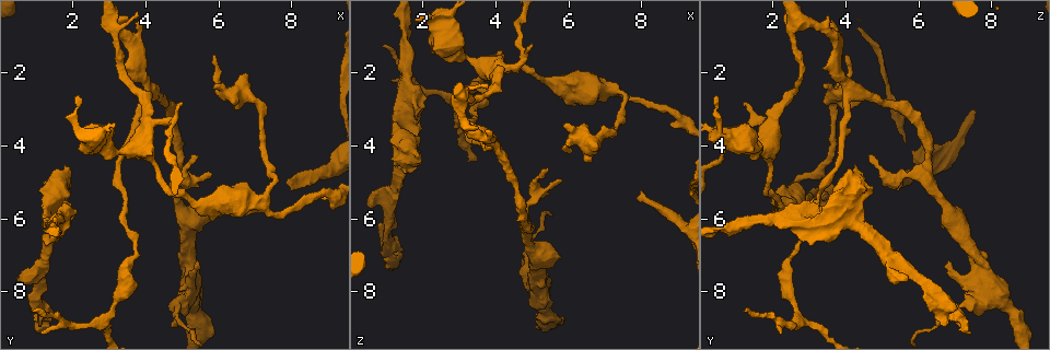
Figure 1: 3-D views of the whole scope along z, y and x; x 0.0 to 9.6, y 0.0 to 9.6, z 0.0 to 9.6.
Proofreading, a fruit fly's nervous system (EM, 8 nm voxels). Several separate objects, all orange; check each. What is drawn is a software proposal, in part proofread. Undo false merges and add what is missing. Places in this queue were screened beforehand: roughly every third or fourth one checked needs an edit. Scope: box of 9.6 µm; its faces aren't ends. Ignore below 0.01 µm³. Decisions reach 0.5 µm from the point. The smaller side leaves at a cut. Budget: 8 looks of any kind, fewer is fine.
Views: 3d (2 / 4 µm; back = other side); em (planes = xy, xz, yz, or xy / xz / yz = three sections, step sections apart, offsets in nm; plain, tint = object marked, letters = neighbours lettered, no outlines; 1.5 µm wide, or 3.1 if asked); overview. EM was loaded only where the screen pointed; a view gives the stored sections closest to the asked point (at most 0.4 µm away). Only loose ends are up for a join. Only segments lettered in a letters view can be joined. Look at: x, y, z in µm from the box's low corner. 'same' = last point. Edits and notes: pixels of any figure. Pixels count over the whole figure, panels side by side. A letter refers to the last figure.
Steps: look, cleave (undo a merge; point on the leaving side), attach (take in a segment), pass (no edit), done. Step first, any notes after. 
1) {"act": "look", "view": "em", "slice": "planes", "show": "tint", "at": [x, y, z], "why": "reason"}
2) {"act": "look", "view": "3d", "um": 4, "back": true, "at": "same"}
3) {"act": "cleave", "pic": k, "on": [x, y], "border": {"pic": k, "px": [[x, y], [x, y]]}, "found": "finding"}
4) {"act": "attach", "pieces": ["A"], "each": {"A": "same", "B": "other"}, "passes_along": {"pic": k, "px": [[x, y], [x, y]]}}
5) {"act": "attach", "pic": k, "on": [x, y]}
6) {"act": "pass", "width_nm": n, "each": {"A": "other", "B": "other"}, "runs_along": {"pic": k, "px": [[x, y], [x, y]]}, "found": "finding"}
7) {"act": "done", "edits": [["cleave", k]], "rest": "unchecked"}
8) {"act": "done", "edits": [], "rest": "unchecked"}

{"act": "look", "view": "3d", "um": 4, "at": [8.00, 5.20, 5.40], "why": "branch stops here"}

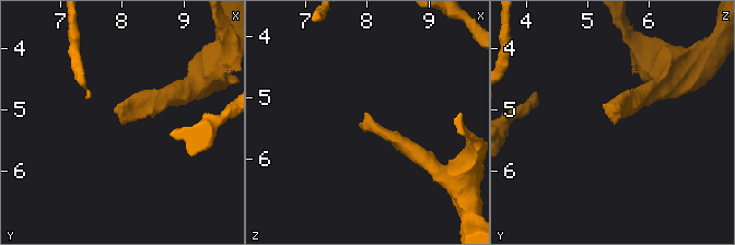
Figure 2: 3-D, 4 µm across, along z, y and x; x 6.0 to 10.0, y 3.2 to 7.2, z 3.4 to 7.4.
{"act": "look", "view": "em", "slice": "planes", "show": "tint", "at": [8.00, 5.20, 5.40], "why": "shape alone is not enough"}

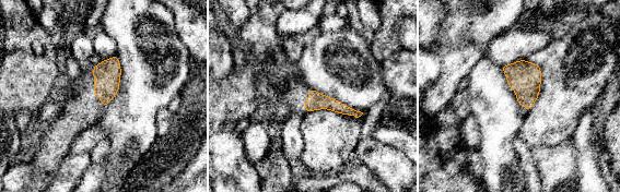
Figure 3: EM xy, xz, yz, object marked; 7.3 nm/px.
{"act": "look", "view": "em", "slice": "planes", "show": "letters", "at": "same"}

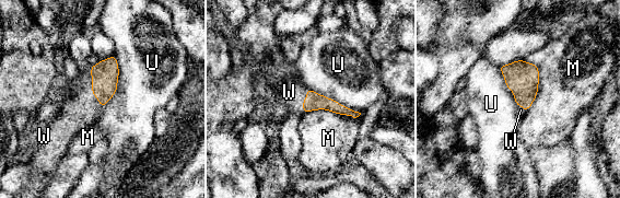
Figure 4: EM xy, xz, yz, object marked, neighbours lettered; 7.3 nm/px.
{"act": "attach", "pieces": ["W"], "width_nm": 130, "each": {"M": "other", "U": "other", "W": "same"}, "passes_along": {"pic": 4, "px": [[104, 74], [92, 86], [80, 108]]}, "found": "the neuron continues"}

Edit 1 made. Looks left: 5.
{"act": "look", "view": "overview"}

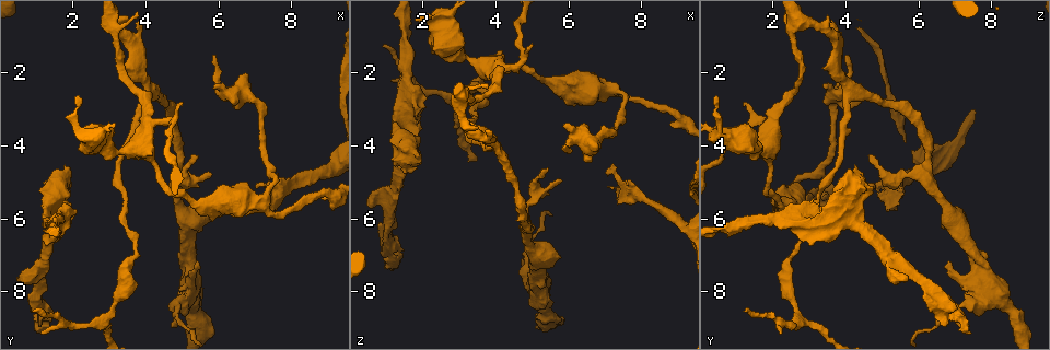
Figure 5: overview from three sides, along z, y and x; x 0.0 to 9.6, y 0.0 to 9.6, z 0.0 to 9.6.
{"act": "look", "view": "em", "slice": "xz", "step": 4, "show": "tint", "at": [2.60, 3.80, 0.65], "why": "arms part here"}

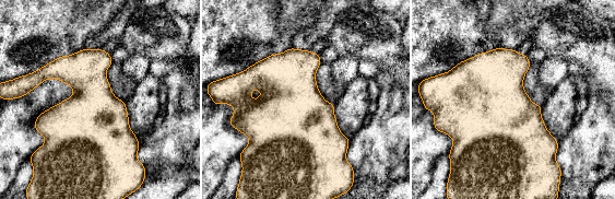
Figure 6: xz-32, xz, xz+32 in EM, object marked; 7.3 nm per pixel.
{"act": "look", "view": "em", "slice": "planes", "show": "tint", "at": "same"}

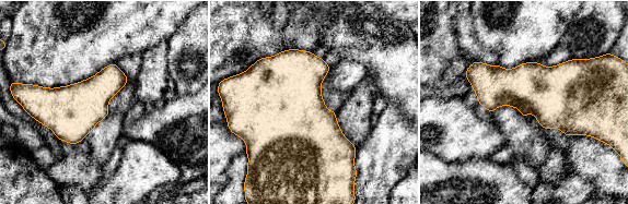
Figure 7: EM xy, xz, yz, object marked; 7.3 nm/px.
{"act": "look", "view": "em", "slice": "planes", "show": "letters", "at": "same", "why": "see the neighbours"}

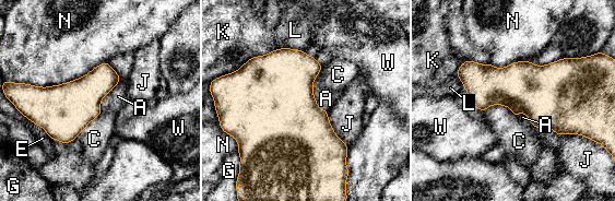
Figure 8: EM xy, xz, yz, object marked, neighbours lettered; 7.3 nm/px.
{"act": "pass", "width_nm": 400, "each": {"A": "other", "C": "other", "E": "other", "G": "other", "J": "other", "K": "other", "L": "other", "N": "other", "W": "other"}, "border": {"pic": 8, "px": [[107, 61], [48, 86], [3, 80]]}, "found": "one neuron here"}

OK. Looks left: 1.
{"act": "done", "edits": [["attach", 4]], "rest": "unchecked"}

